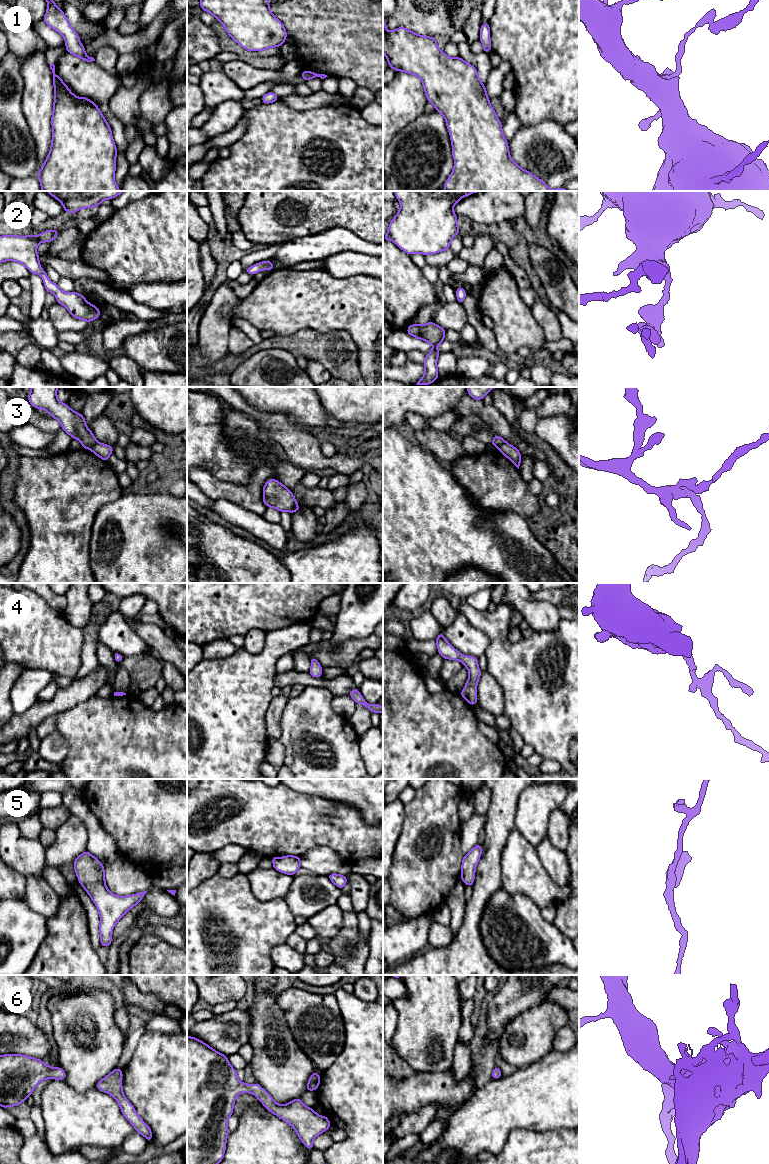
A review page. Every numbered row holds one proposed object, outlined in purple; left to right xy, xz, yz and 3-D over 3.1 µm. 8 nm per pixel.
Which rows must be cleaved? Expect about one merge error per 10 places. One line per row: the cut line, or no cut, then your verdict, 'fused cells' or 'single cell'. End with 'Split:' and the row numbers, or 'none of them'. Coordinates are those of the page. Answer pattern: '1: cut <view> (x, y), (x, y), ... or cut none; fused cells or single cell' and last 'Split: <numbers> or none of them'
1: cut none; single cell
2: cut none; single cell
3: cut xy (98, 442), (90, 448); fused cells
4: cut none; single cell
5: cut none; single cell
6: cut none; single cell
Split: 3

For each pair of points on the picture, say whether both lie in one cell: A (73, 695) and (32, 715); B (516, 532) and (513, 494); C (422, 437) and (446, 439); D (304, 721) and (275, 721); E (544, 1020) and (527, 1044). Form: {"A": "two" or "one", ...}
{"A": "one", "B": "two", "C": "one", "D": "two", "E": "one"}

